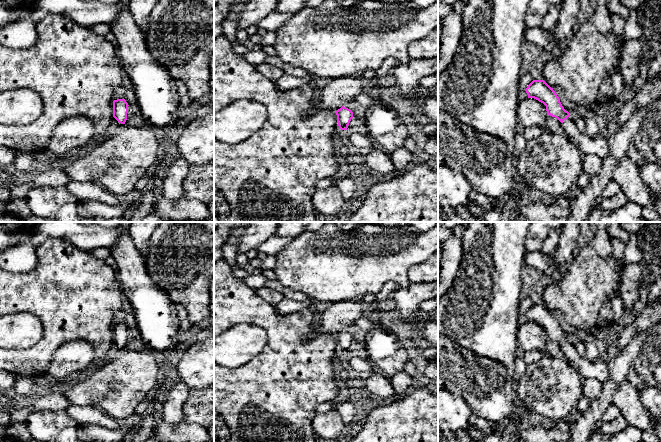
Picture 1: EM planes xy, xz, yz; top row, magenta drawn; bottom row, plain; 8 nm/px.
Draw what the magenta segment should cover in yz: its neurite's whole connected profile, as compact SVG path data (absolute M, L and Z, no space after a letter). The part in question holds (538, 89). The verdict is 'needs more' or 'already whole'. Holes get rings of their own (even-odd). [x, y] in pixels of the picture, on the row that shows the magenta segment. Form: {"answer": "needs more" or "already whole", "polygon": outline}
{"answer": "needs more", "polygon": "M533 80L525 89L528 98L534 98L546 106L547 115L557 118L564 132L577 145L583 155L595 154L601 159L609 155L607 139L599 136L592 138L579 131L574 118L564 109L559 97L544 80Z"}

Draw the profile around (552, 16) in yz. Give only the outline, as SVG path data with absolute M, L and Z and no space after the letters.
M560 4L551 6L545 18L542 21L541 27L545 30L552 30L558 22L560 11Z

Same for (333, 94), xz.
M349 75L324 81L317 90L314 108L308 113L315 114L319 110L336 112L364 92L366 85L366 82L359 75Z

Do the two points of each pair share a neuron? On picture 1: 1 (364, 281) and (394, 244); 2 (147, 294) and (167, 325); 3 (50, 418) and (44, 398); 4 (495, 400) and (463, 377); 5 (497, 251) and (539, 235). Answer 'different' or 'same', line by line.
1: same
2: same
3: different
4: same
5: different

